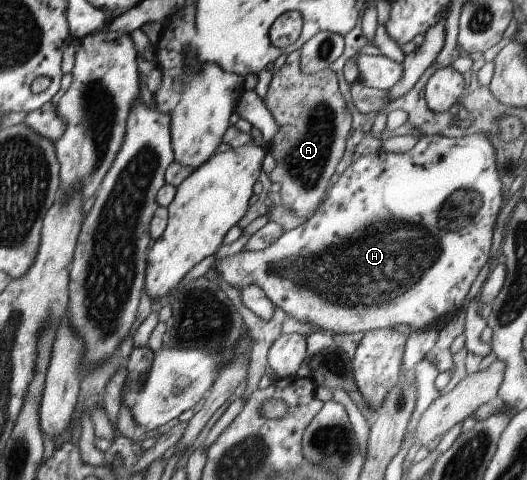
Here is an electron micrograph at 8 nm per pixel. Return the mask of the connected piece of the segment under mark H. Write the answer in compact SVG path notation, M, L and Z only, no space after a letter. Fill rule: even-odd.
M473 133L473 135L456 138L426 135L418 139L415 145L404 154L379 152L375 155L362 155L357 159L352 159L349 167L341 173L341 176L329 189L327 197L317 211L304 223L283 232L283 235L275 243L265 249L241 250L230 256L226 253L225 257L214 259L213 270L218 281L223 280L237 289L243 289L247 285L257 285L269 301L280 307L281 311L301 323L310 323L314 329L330 334L352 334L353 332L362 334L364 331L377 328L392 328L393 325L407 325L409 333L425 330L433 326L433 323L437 323L439 319L452 318L457 311L461 311L473 280L489 258L493 227L502 200L501 180L497 175L495 155L493 155L493 147L489 143L487 133Z

